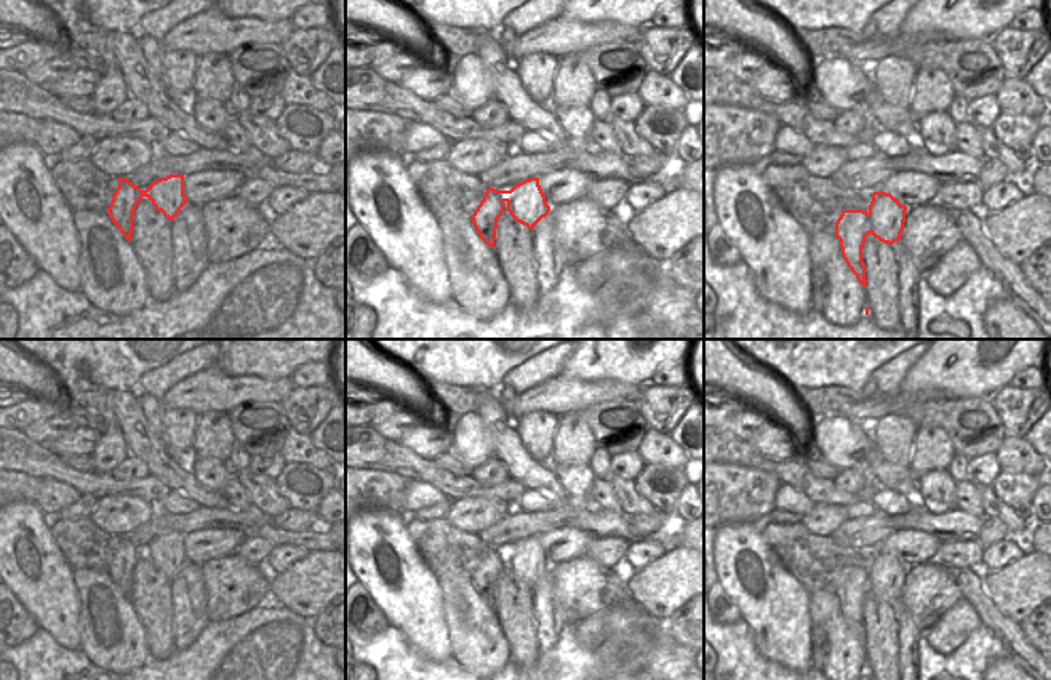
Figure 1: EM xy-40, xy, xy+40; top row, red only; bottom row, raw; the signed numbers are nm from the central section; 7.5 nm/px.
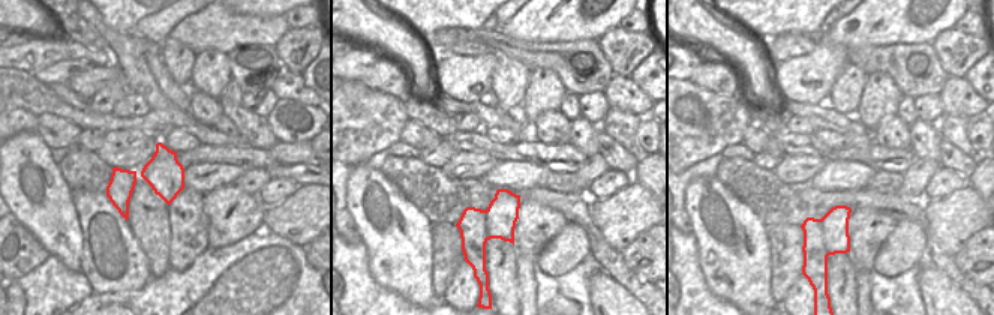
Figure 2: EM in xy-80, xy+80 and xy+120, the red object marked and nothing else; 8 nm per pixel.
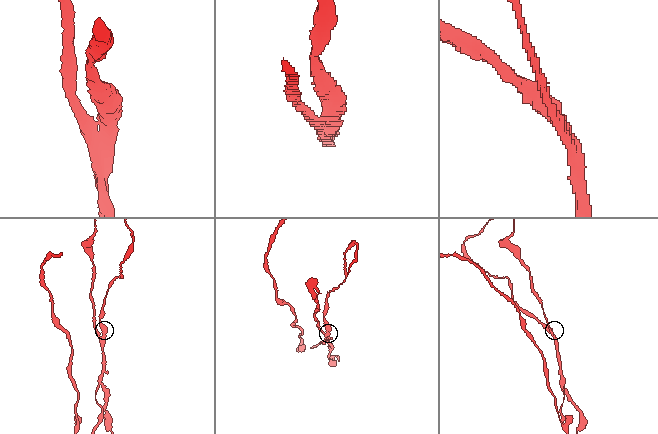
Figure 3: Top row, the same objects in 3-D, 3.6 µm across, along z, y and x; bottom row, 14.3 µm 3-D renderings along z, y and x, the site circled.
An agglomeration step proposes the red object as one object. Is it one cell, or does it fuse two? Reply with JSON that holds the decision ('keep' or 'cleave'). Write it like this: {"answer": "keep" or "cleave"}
{"answer": "cleave"}

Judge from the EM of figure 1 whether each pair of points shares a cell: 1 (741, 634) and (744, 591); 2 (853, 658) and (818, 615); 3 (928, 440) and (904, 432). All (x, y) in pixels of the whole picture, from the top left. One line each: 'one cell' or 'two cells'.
1: two cells
2: one cell
3: two cells

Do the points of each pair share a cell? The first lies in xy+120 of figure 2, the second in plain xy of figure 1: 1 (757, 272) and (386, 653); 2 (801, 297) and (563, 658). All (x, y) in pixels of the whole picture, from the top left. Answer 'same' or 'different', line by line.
1: different
2: different

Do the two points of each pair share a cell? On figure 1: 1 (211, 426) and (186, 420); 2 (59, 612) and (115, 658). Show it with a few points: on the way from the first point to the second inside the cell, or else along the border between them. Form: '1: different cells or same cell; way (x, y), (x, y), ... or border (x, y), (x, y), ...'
1: different cells; border (200, 416), (191, 452)
2: different cells; border (77, 588), (80, 600), (80, 647)

